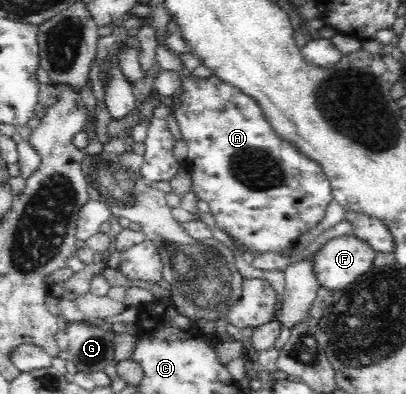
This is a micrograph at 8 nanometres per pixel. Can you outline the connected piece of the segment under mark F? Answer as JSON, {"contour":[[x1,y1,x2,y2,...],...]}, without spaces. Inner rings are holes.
{"contour":[[342,235,327,241,312,258,320,286,339,294,363,273,374,268,375,251,362,240]]}

